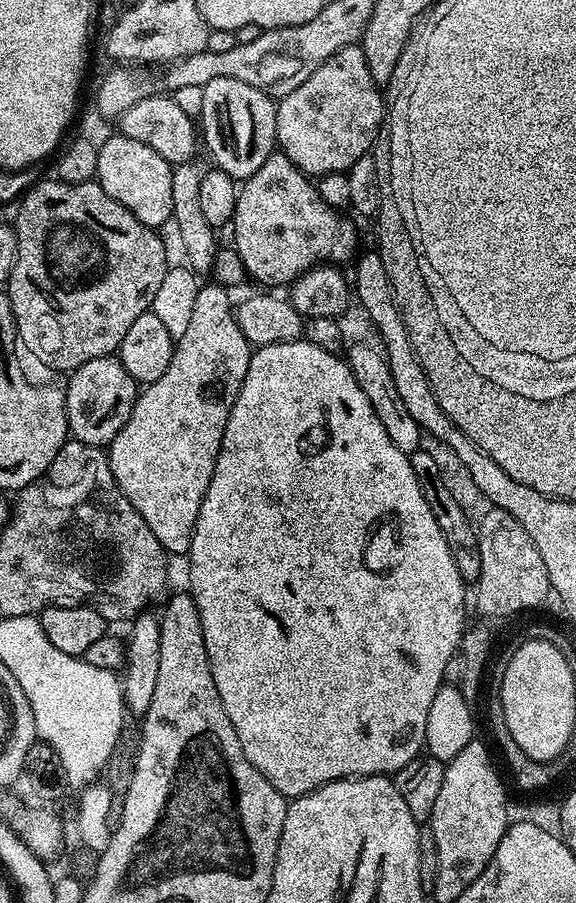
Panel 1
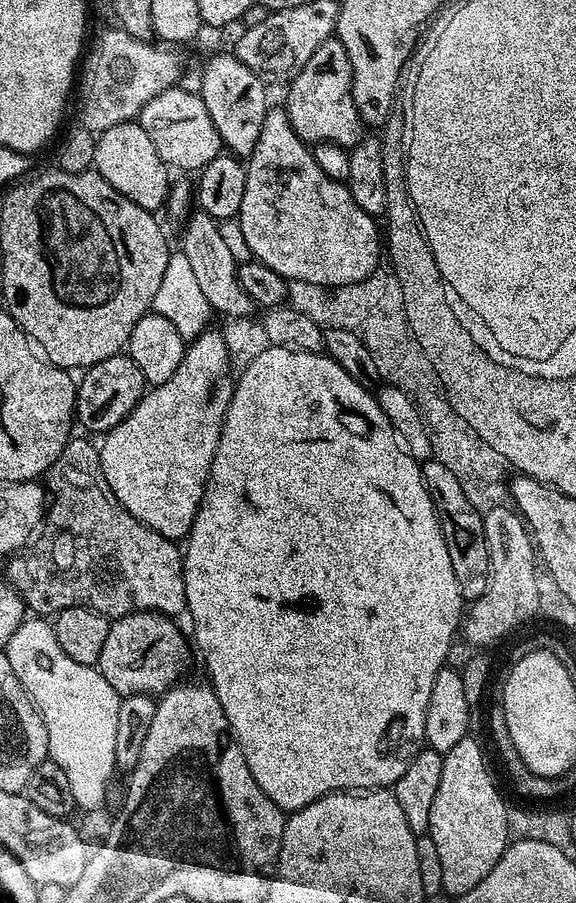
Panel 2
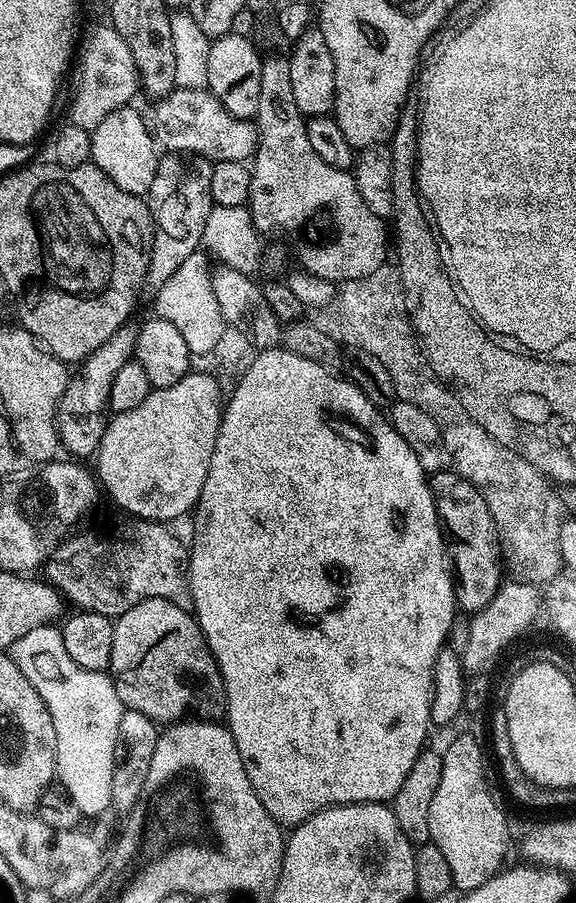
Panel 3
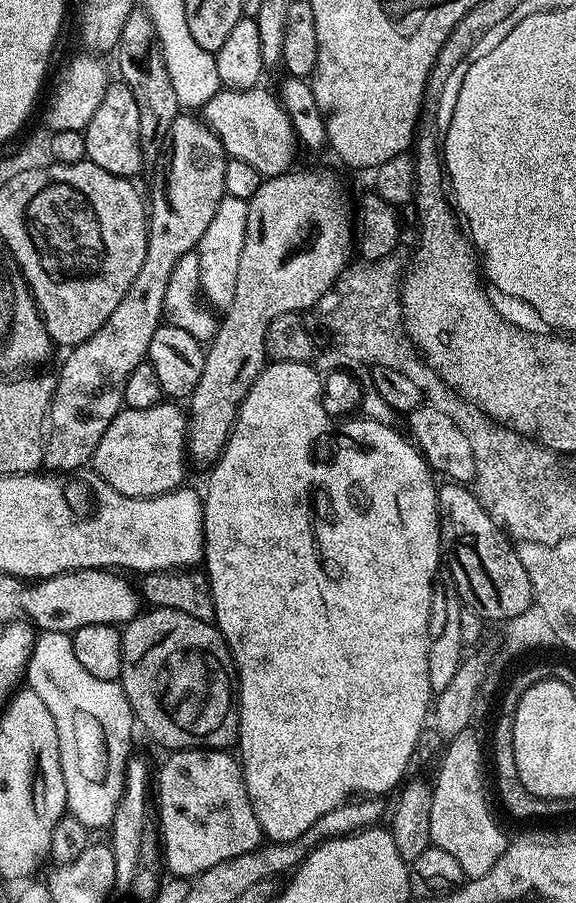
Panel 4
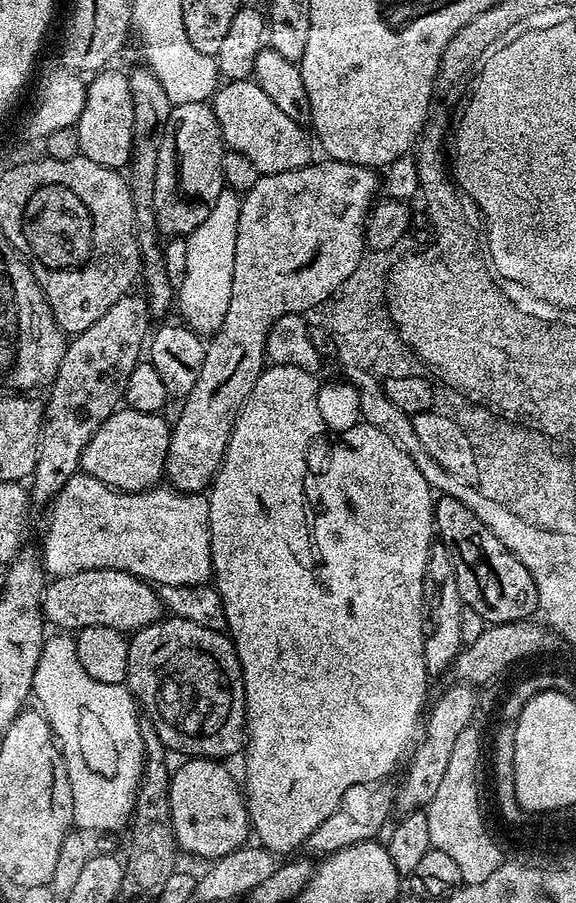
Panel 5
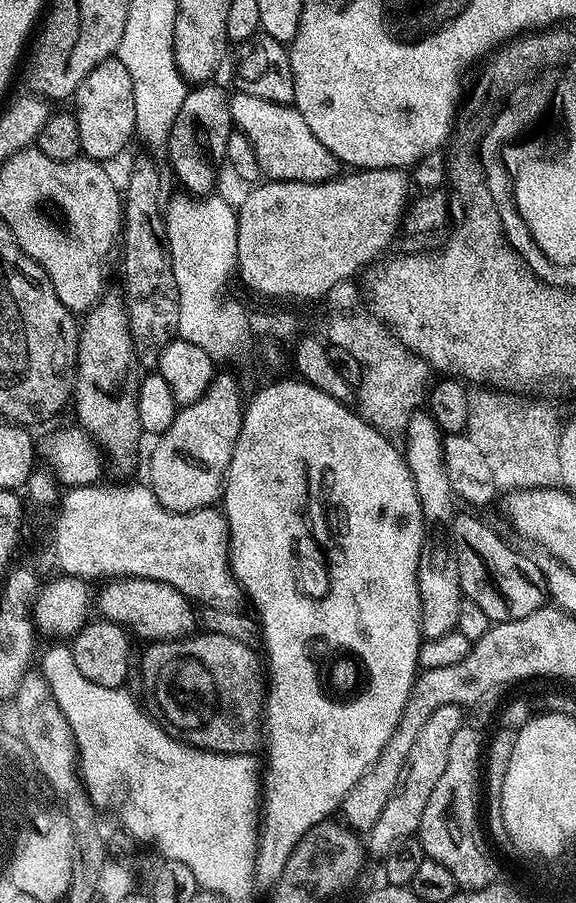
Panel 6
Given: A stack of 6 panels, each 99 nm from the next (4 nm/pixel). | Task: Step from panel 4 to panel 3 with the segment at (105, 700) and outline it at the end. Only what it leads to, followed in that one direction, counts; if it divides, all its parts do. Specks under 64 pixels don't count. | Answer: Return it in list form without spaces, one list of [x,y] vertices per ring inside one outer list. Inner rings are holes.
[[[45,626],[30,630],[18,642],[14,642],[10,649],[12,661],[26,674],[30,686],[38,690],[42,702],[50,710],[50,718],[54,718],[54,734],[56,735],[56,776],[59,787],[65,788],[74,798],[74,806],[78,806],[81,817],[100,816],[104,811],[112,808],[110,782],[114,770],[114,746],[118,738],[118,722],[122,705],[116,687],[112,684],[111,675],[102,672],[82,670],[70,654],[66,654],[66,646],[62,646],[62,634],[59,627]]]

